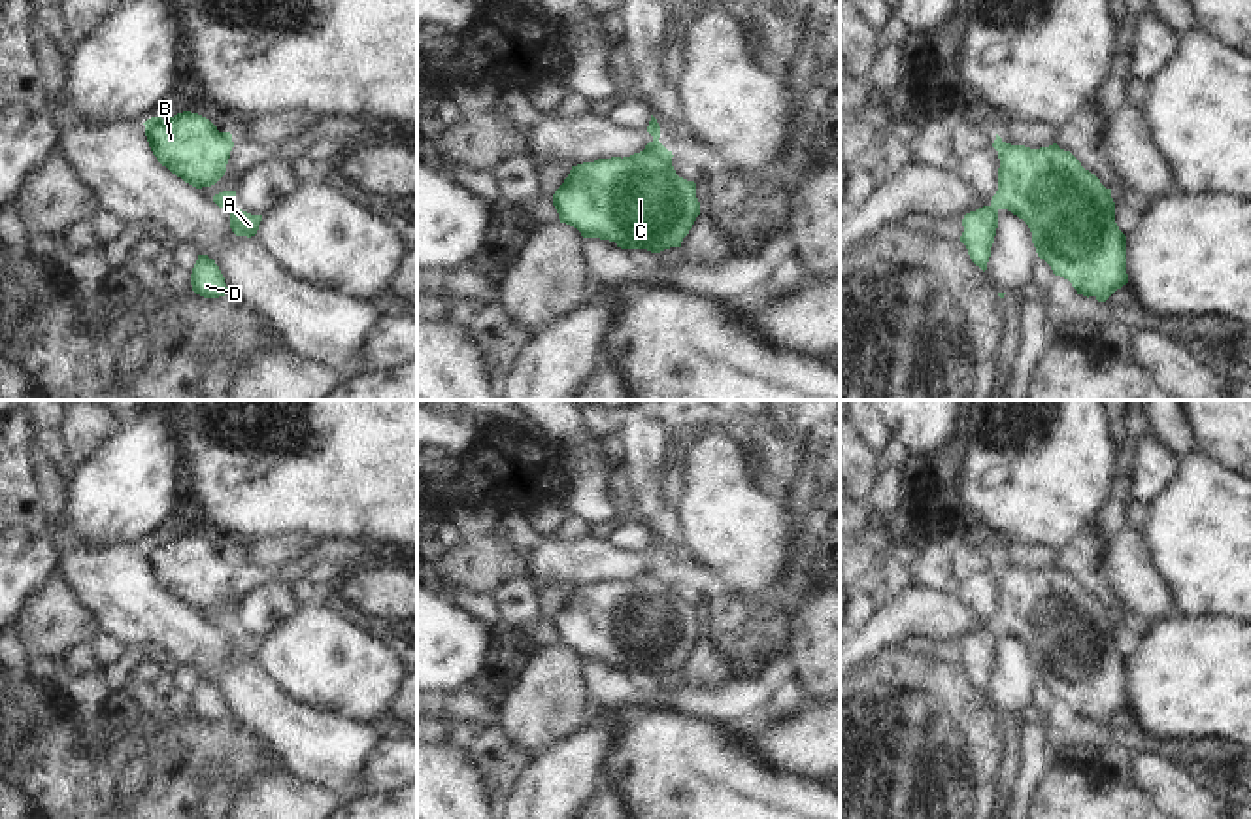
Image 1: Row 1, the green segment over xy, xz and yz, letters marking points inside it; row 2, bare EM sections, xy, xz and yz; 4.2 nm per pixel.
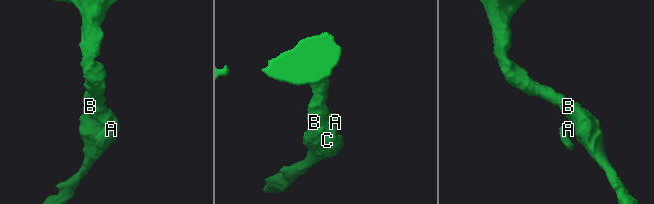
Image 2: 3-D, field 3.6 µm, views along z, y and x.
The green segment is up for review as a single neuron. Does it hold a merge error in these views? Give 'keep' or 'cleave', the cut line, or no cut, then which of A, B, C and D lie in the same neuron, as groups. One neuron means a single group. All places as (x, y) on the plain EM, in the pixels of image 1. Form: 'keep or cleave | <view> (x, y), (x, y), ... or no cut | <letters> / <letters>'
keep | no cut | A B C D

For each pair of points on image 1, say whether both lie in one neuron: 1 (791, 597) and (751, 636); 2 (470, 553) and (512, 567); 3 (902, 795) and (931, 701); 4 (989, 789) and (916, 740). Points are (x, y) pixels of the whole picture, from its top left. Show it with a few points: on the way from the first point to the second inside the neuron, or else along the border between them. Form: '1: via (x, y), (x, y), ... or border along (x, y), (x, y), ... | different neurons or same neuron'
1: via (782, 606), (761, 627) | same neuron
2: via (480, 563), (502, 563) | same neuron
3: via (902, 772), (904, 744), (917, 723) | same neuron
4: via (970, 789), (965, 789), (934, 759) | same neuron

